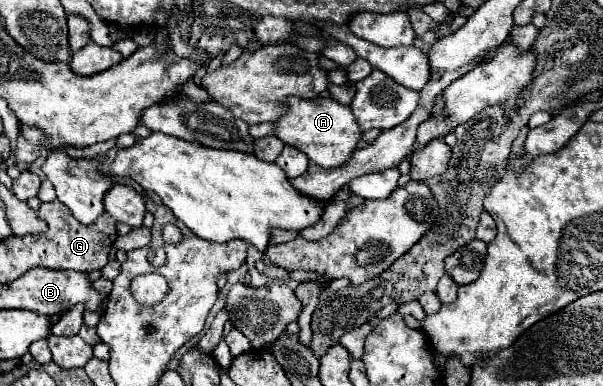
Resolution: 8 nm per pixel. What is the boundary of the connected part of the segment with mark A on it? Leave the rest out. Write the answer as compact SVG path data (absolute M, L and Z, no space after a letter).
M292 97L286 99L288 103L288 113L284 115L284 119L276 121L276 129L274 135L278 139L282 139L284 143L300 149L302 153L308 155L308 159L324 169L332 169L332 167L340 167L342 163L348 163L348 159L352 159L358 141L362 139L362 129L352 113L352 107L342 105L338 101L334 101L332 97L324 99L324 97L314 97L314 99L300 99L300 97Z

